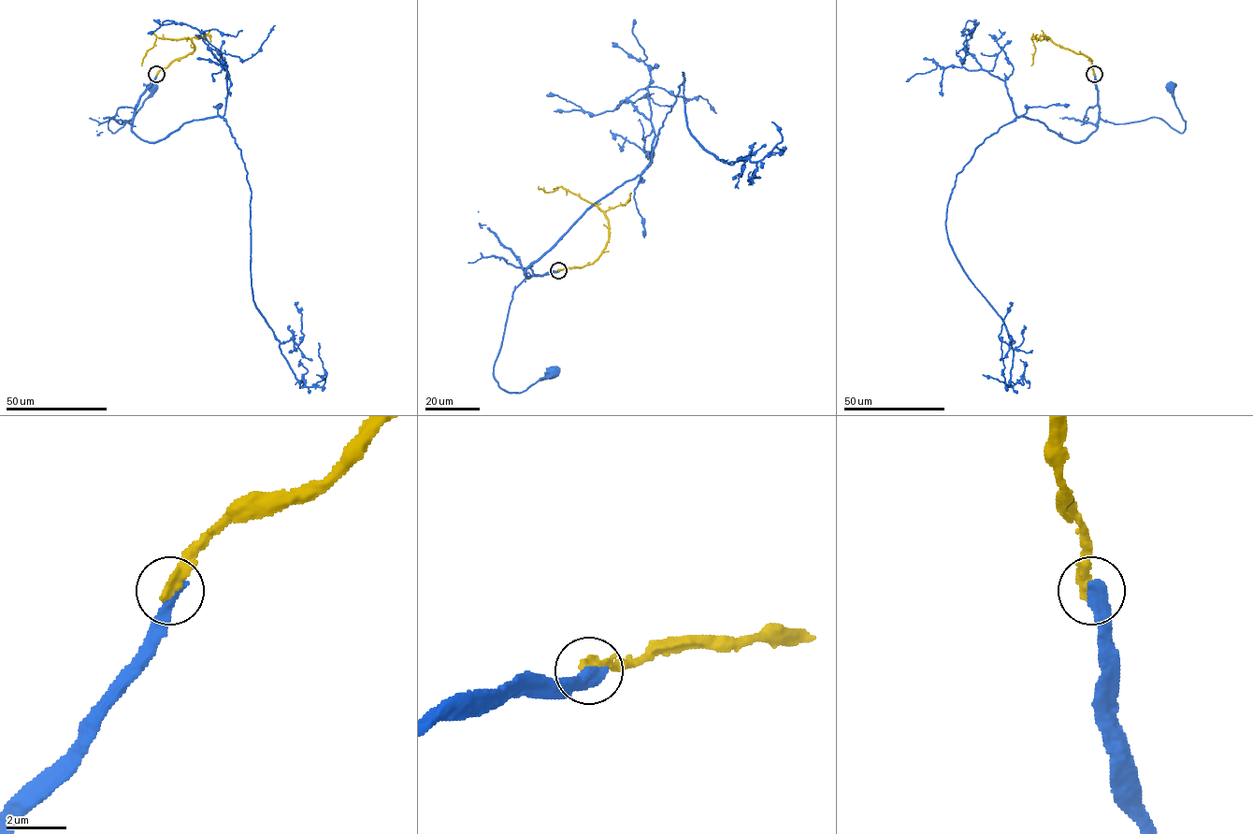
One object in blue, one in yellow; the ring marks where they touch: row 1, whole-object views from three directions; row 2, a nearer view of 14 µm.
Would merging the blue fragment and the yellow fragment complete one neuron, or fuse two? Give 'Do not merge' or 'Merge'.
Do not merge

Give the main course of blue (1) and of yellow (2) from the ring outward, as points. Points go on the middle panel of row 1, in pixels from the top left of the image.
1: (558, 270), (527, 277), (512, 293), (493, 375), (499, 386), (508, 392), (519, 393), (551, 373)
2: (558, 270), (581, 267), (597, 258), (609, 239), (609, 219), (594, 204), (561, 187), (546, 192), (539, 186)

